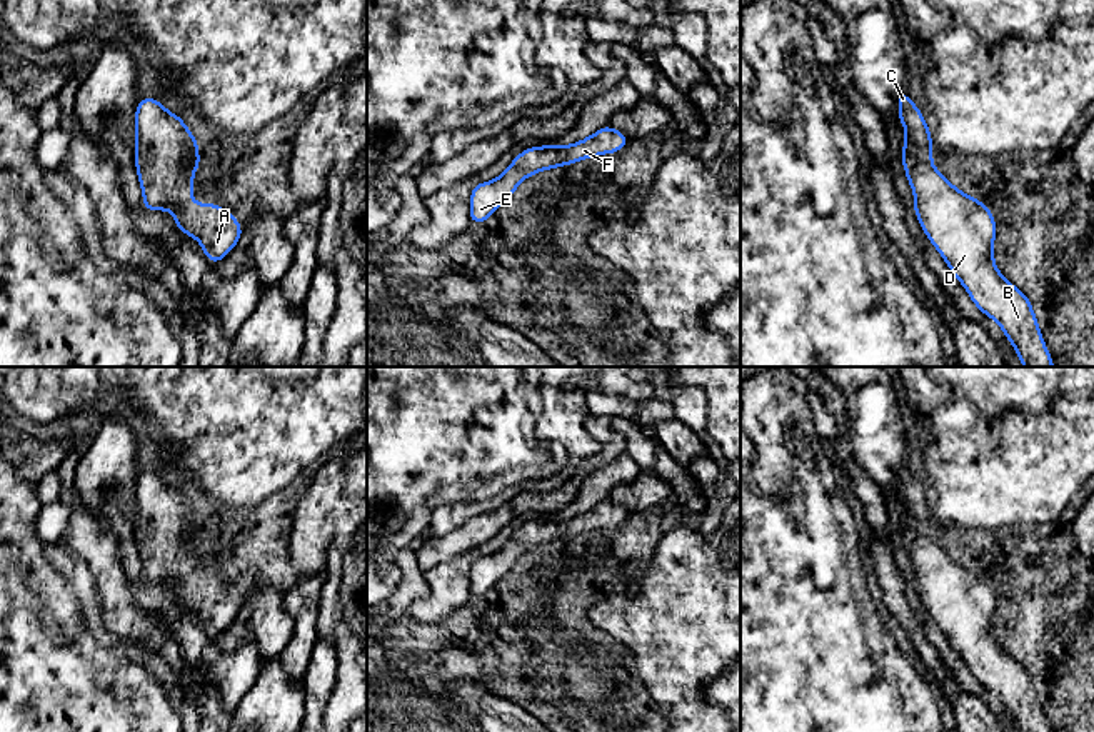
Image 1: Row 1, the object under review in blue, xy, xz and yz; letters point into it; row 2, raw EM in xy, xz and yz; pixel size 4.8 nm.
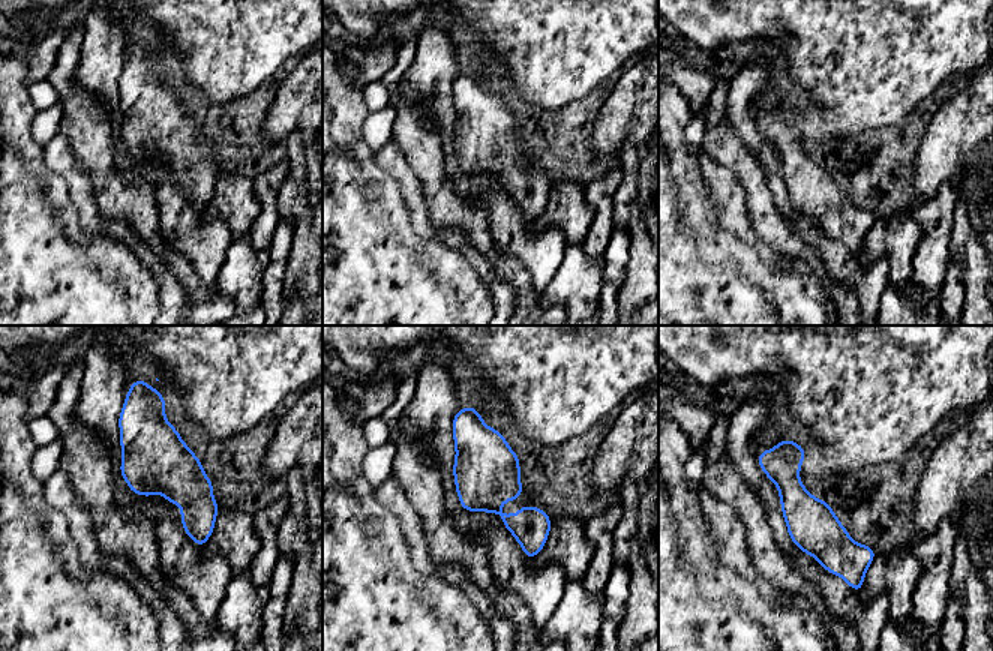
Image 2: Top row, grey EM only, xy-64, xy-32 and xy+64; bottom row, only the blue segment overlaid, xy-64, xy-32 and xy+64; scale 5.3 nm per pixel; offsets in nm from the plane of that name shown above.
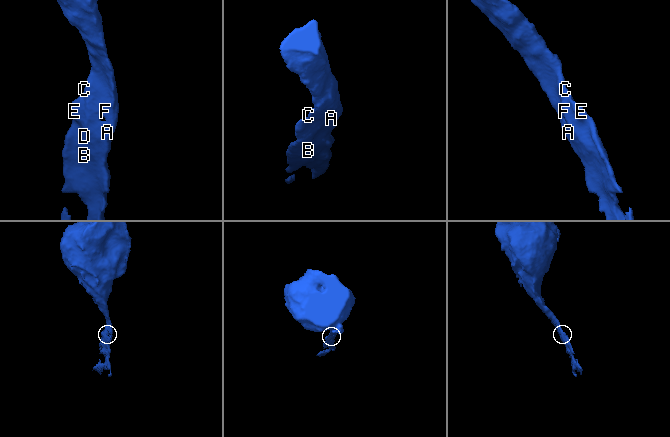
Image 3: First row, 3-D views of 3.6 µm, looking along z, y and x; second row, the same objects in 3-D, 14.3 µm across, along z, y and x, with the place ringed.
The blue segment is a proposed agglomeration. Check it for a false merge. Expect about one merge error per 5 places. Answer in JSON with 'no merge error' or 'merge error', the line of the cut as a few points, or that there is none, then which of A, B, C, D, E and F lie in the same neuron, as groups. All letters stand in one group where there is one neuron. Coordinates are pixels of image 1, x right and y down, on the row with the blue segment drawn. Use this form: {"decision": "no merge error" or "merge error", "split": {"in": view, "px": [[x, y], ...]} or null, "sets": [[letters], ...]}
{"decision": "no merge error", "split": null, "sets": [["A", "B", "C", "D", "E", "F"]]}

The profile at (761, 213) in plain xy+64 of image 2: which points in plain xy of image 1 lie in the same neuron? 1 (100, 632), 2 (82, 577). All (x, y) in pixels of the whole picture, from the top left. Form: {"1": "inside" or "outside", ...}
{"1": "outside", "2": "outside"}

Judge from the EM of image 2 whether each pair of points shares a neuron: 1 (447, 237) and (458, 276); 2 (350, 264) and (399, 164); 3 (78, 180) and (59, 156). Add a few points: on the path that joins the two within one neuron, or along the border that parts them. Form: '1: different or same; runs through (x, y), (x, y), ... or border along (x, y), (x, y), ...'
1: different; border along (432, 240), (456, 249), (477, 272)
2: different; border along (374, 152), (374, 161), (398, 185)
3: same; runs through (74, 174), (62, 162)

